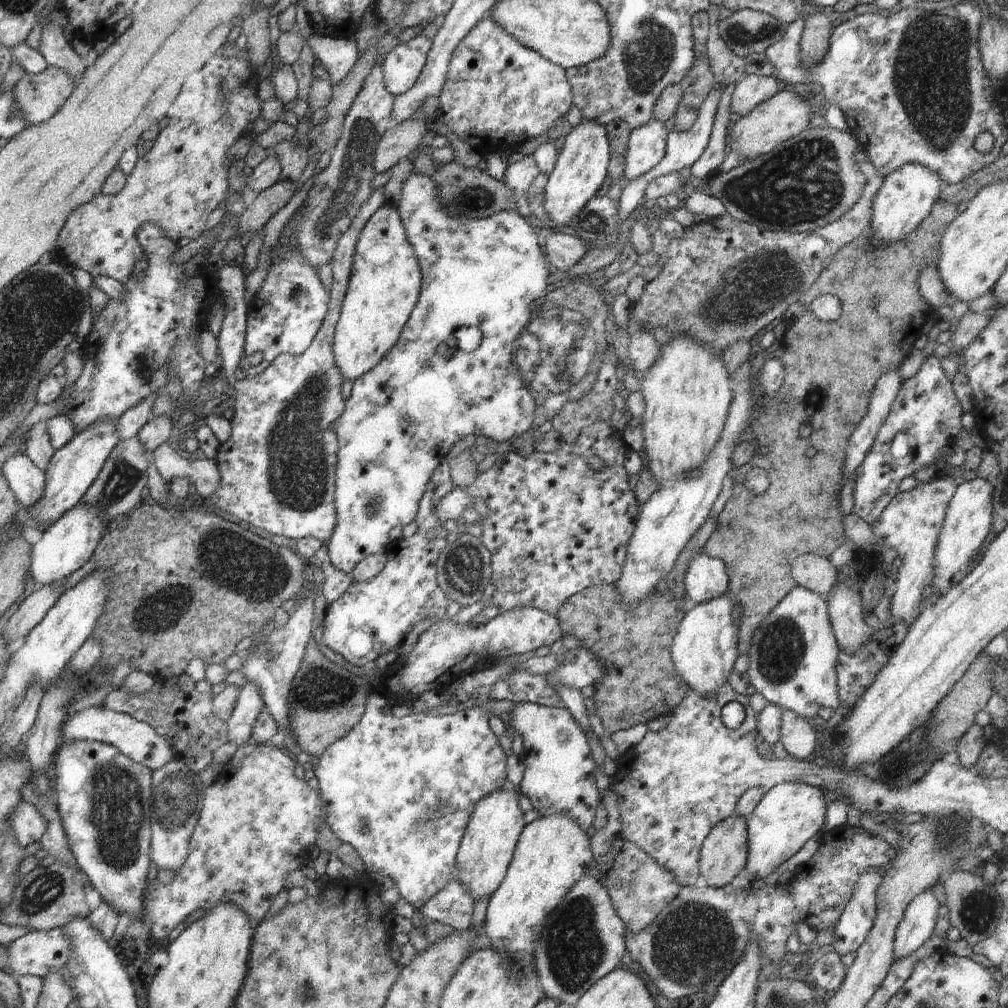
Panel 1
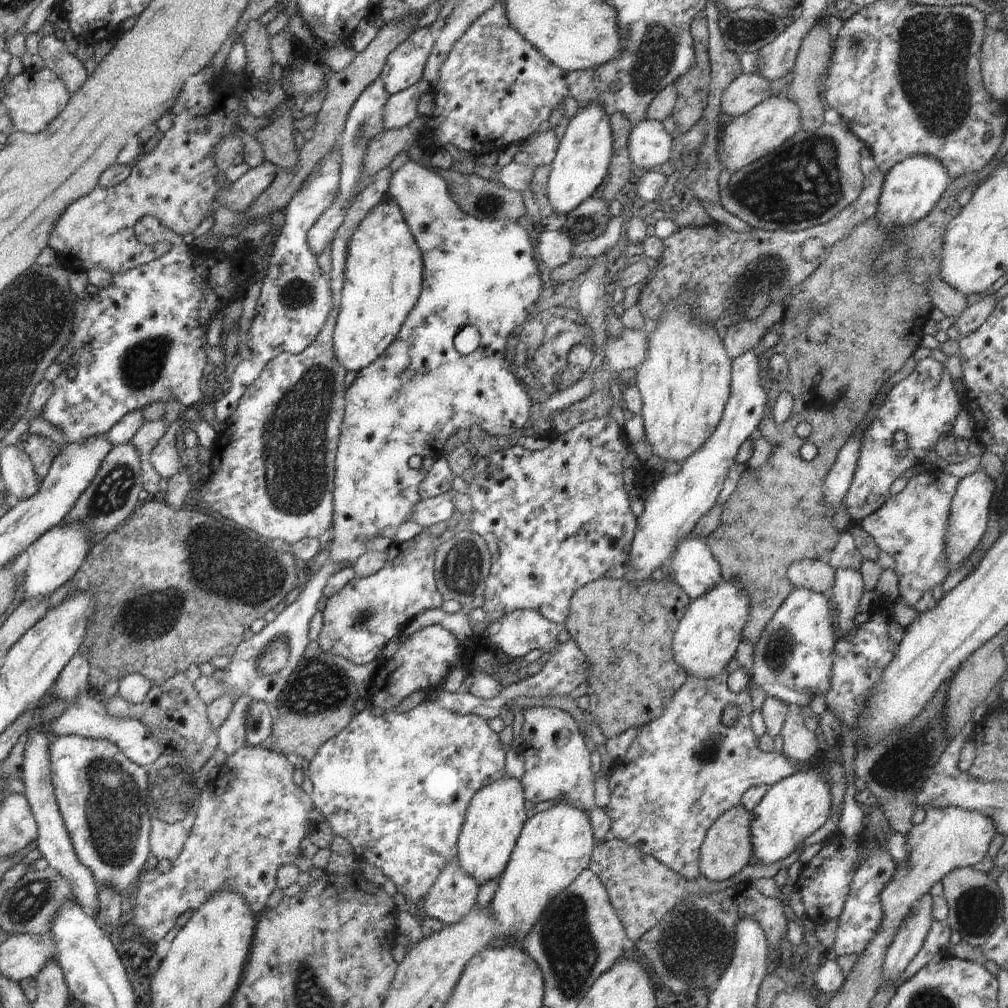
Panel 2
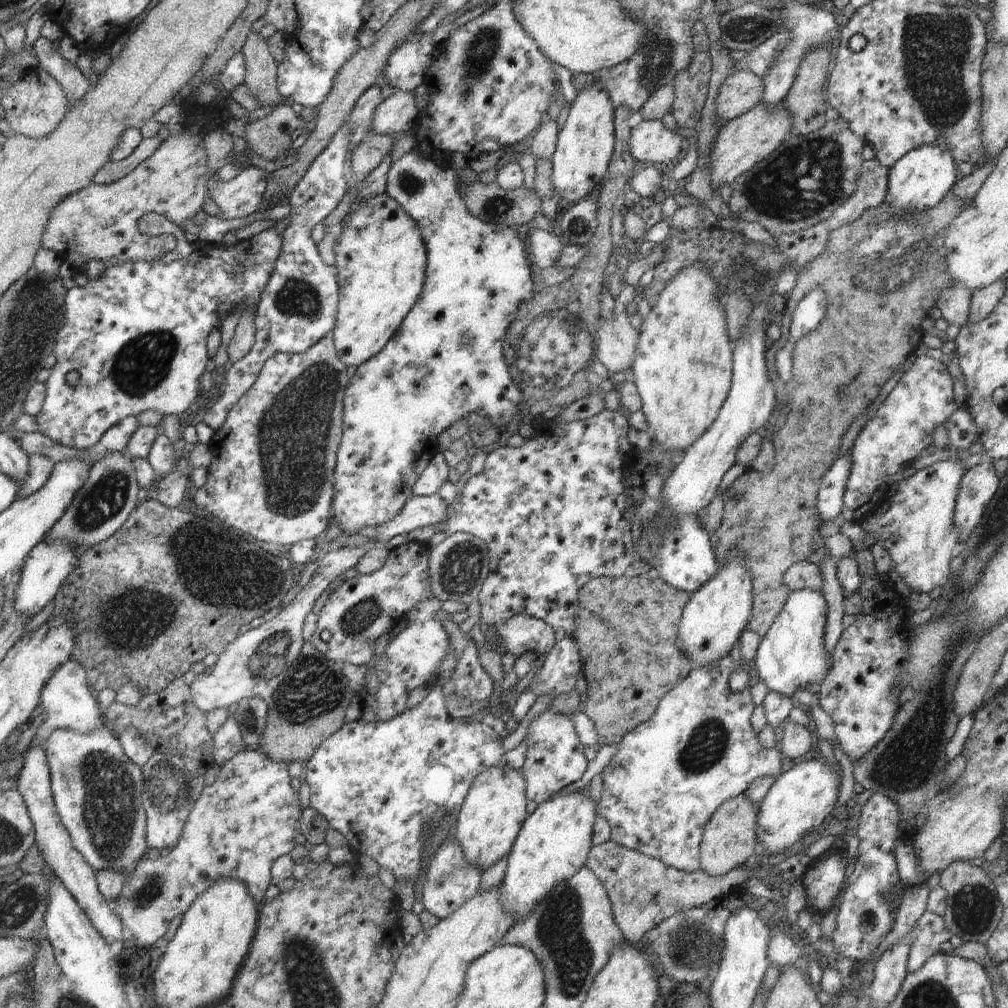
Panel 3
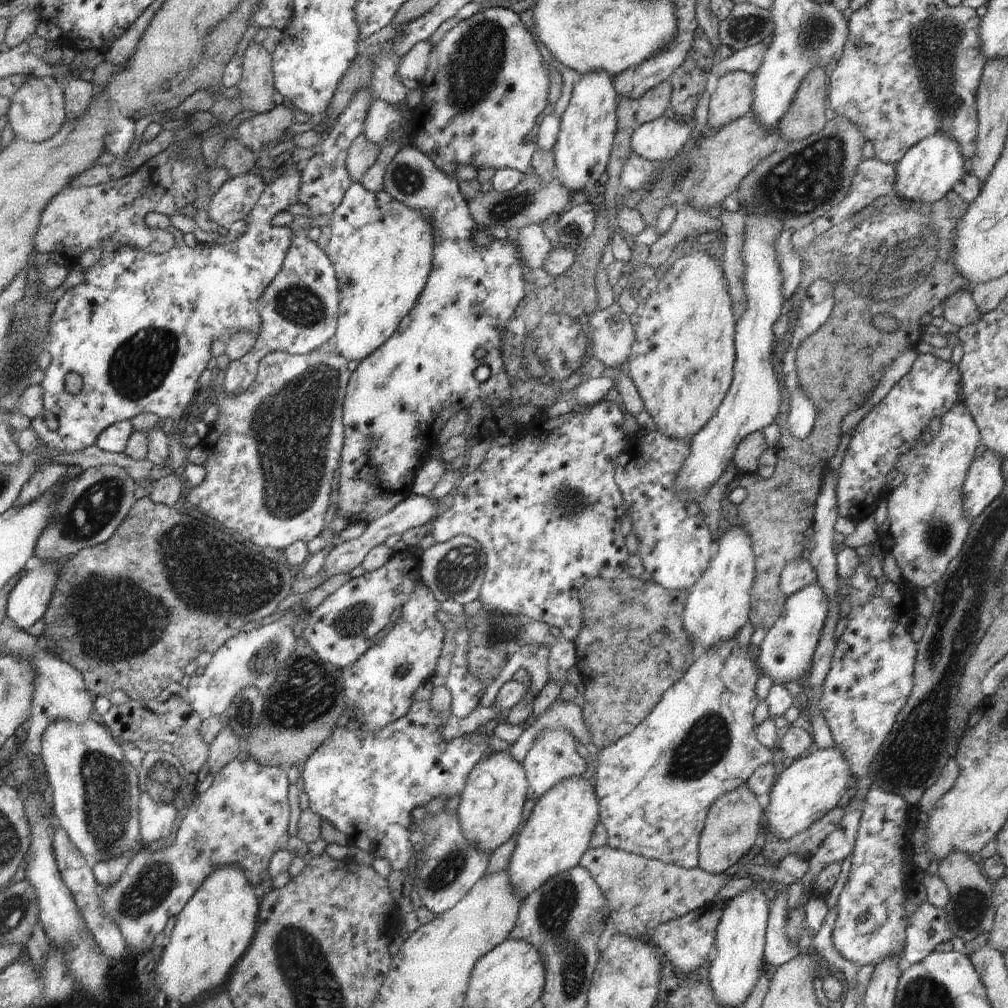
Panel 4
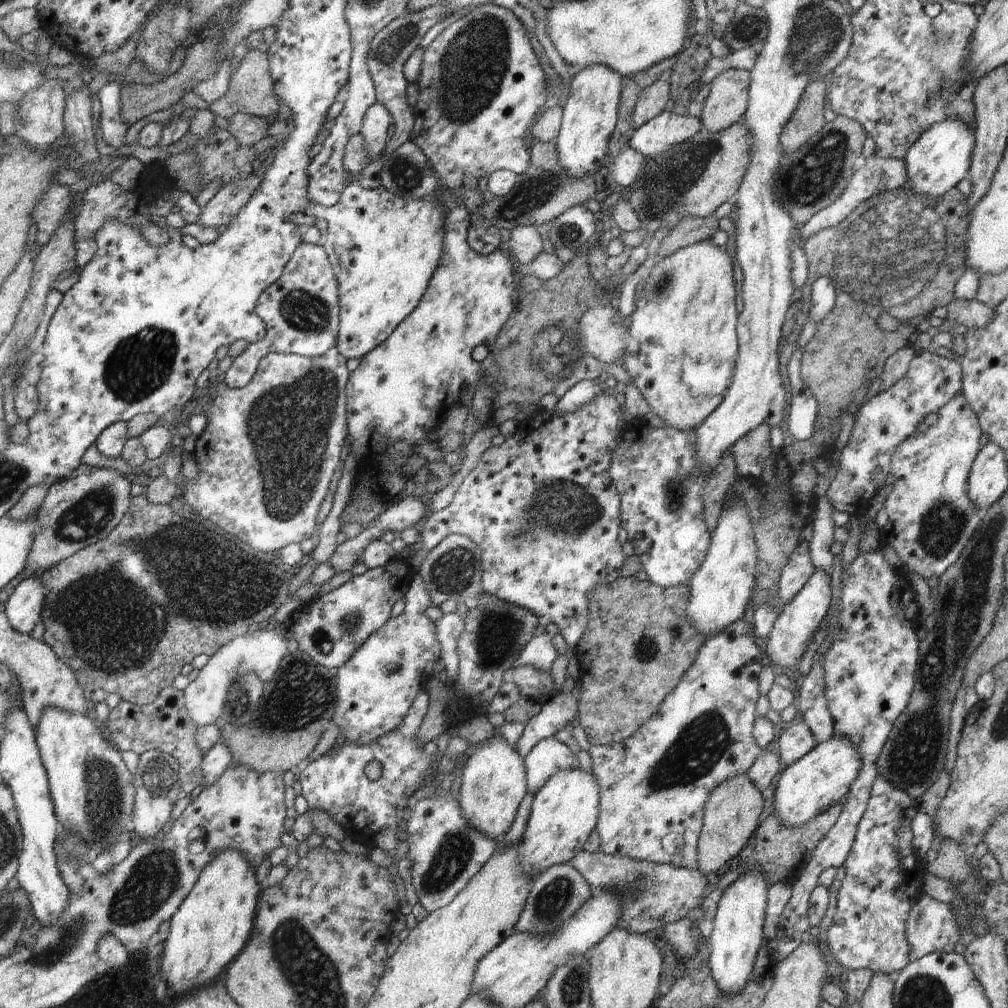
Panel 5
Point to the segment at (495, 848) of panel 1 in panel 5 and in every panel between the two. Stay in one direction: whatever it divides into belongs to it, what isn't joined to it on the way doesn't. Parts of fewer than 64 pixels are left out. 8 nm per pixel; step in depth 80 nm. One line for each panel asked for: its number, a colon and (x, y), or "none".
2: (495, 818)
3: (488, 823)
4: (490, 812)
5: (494, 782)

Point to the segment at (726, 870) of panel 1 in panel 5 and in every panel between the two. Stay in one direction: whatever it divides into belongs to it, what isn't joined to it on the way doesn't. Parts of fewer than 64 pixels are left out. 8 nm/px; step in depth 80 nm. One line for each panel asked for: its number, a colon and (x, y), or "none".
2: (726, 850)
3: (729, 838)
4: (733, 825)
5: (732, 813)

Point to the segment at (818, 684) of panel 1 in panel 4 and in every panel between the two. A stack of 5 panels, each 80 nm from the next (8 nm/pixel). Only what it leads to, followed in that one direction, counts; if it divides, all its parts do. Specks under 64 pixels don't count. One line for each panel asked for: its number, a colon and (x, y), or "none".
2: (792, 662)
3: (792, 655)
4: (787, 651)

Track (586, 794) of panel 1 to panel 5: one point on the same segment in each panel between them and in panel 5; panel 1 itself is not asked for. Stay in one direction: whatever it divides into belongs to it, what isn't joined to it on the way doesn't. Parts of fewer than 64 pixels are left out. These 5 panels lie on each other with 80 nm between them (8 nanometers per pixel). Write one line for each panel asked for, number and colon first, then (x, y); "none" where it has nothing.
2: (557, 762)
3: (554, 754)
4: (553, 758)
5: (549, 756)

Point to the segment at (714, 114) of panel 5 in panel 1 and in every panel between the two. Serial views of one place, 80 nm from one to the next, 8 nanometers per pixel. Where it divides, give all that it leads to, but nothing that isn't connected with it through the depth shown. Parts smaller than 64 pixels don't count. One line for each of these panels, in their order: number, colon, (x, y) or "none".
1: (753, 90)
2: (748, 90)
3: (742, 90)
4: (732, 98)

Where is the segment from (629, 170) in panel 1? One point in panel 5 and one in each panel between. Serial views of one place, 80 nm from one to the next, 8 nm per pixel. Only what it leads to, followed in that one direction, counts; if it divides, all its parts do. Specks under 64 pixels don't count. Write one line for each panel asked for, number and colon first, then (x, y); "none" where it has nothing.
2: (650, 145)
3: (651, 142)
4: (660, 140)
5: (656, 136)

